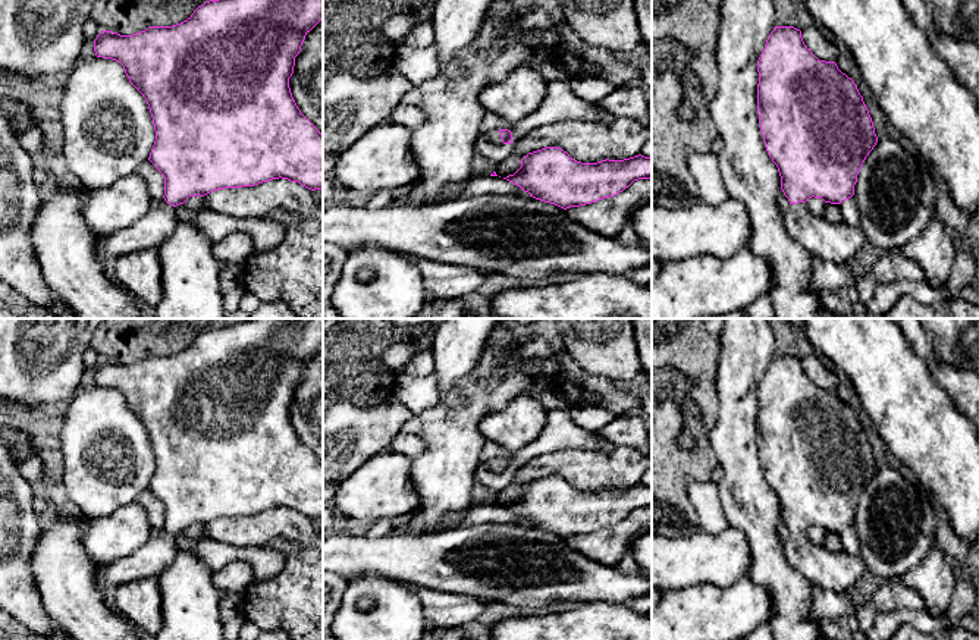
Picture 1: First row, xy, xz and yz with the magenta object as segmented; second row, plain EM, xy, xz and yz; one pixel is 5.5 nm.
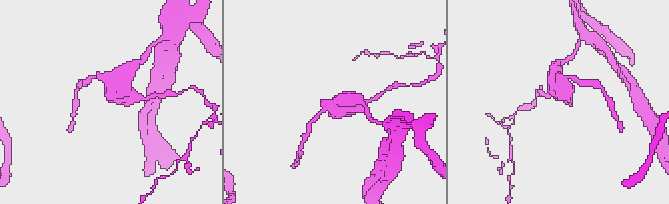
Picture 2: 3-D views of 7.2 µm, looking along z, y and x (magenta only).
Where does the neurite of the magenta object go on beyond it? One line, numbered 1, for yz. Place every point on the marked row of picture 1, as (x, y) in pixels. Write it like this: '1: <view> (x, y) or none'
1: yz (837, 242)

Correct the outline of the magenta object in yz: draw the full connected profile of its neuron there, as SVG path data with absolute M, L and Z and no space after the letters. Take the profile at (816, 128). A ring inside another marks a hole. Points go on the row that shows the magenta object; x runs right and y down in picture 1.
M775 26L766 40L757 60L757 114L765 147L776 164L781 176L781 189L790 201L784 213L787 232L813 257L832 263L854 261L866 248L867 241L862 228L831 223L812 213L806 201L812 197L825 203L841 204L854 195L857 175L866 157L878 142L869 110L851 78L842 73L835 62L819 60L801 38L801 31L794 26Z

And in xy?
M210 0L183 22L148 26L134 35L101 31L94 40L97 57L119 62L129 82L145 98L156 131L148 160L164 178L164 204L142 219L101 238L101 252L114 258L157 248L176 229L175 207L189 197L217 189L254 186L272 179L288 179L316 191L323 189L323 135L301 113L291 88L295 57L305 35L323 19L323 0Z

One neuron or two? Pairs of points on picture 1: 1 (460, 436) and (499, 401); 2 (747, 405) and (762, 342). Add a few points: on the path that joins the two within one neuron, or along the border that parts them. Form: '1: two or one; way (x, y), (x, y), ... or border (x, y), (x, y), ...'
1: one; way (463, 424), (488, 401)
2: one; way (737, 395), (737, 379), (744, 360)

